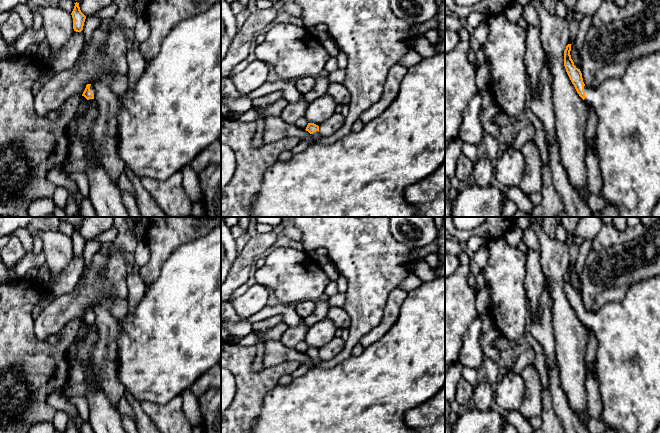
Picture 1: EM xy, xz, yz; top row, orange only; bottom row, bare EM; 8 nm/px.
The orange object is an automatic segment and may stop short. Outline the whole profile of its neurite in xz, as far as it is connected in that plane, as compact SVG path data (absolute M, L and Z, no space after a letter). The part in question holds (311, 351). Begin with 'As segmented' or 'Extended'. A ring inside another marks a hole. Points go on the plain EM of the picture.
Extended. M437 277L428 282L423 282L419 287L409 291L400 309L399 317L391 329L378 341L366 347L359 356L351 356L333 367L321 367L319 350L308 347L306 353L312 363L308 372L287 385L277 385L264 396L257 421L251 433L415 433L404 422L405 413L435 396L445 385L445 277Z

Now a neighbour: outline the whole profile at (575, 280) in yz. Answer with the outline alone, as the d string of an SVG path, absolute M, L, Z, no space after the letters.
M571 264L570 268L571 268L571 275L570 275L571 283L573 284L576 292L580 293L582 283L580 281L579 276L577 275L577 273L574 270L573 264Z

